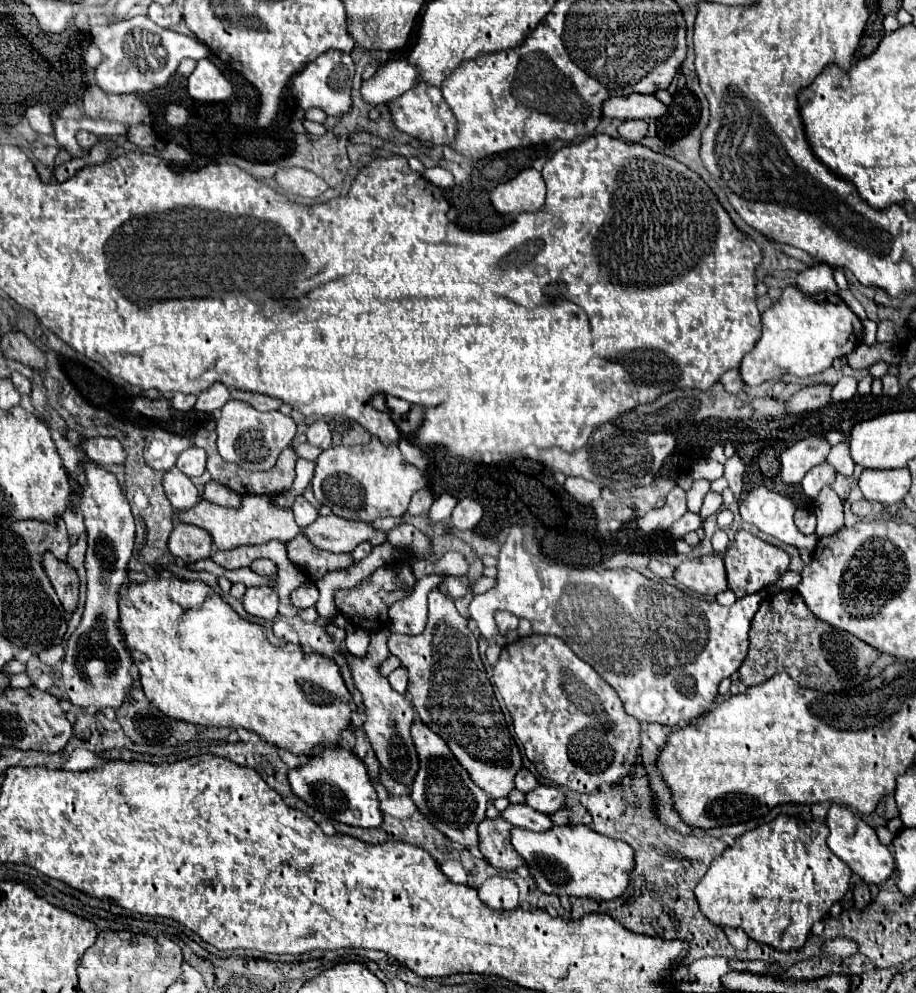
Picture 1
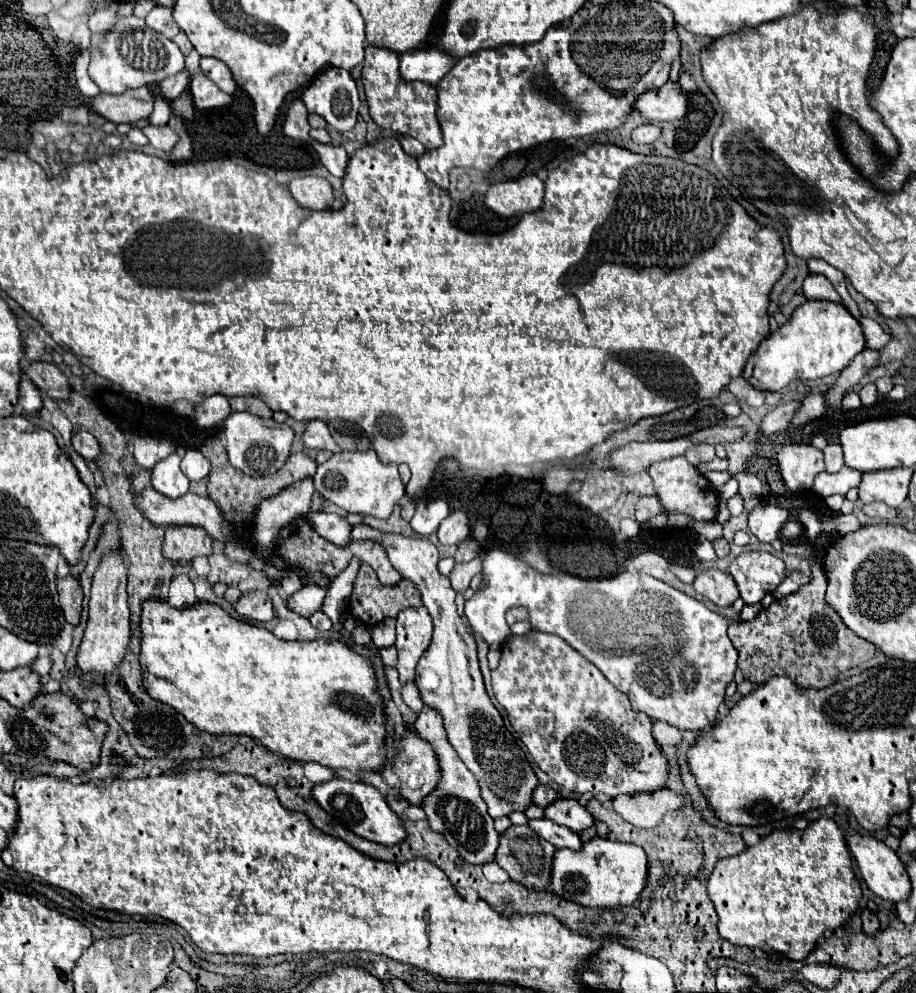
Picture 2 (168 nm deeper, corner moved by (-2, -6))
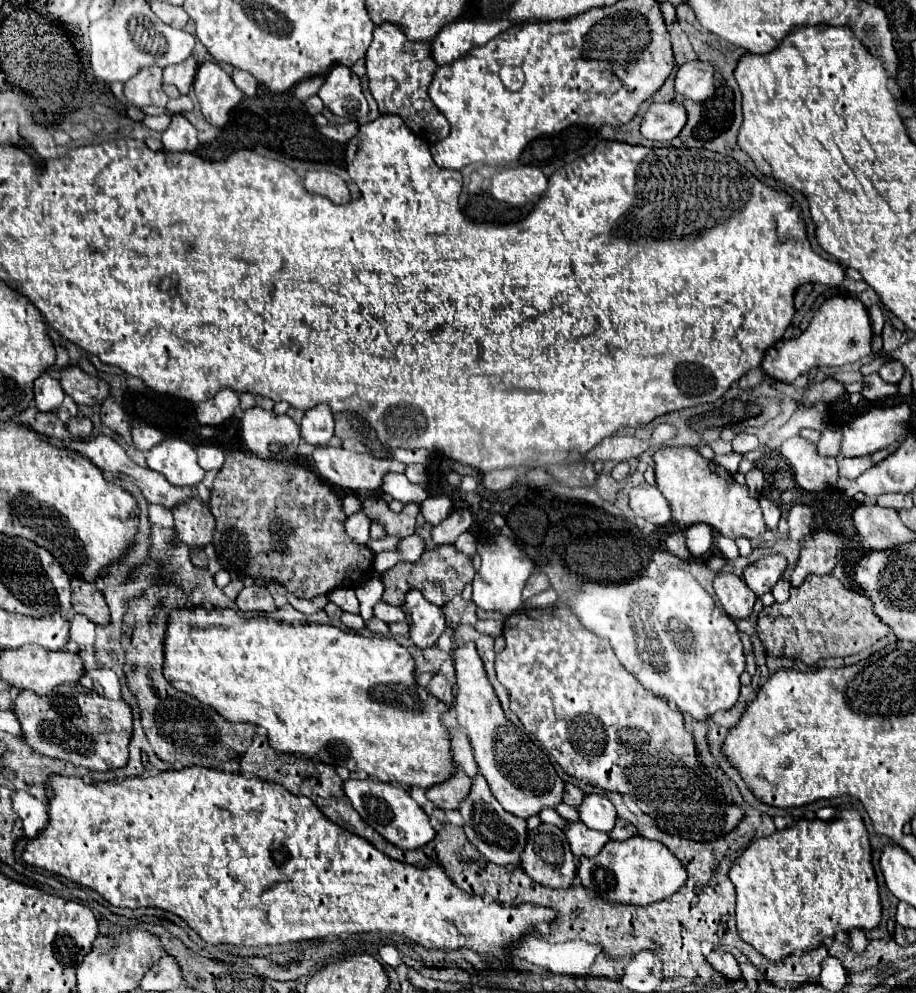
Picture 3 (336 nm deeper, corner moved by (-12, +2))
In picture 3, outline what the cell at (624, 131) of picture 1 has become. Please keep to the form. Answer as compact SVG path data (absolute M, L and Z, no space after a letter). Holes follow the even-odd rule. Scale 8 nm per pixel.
M675 102L651 104L643 116L641 134L647 140L669 142L681 132L685 122L687 122L687 114L685 114L683 106L679 106Z

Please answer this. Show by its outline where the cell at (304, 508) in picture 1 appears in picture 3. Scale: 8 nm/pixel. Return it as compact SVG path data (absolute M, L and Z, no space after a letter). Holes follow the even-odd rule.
M355 512L355 514L347 516L347 520L345 520L345 532L357 544L367 544L369 526L371 526L371 520L367 518L365 512Z

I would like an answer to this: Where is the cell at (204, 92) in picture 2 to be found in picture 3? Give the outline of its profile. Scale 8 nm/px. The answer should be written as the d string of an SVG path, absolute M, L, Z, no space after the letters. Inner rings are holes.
M213 60L201 62L193 88L203 116L219 128L225 126L225 122L229 120L229 112L243 98L243 92L233 84L231 76Z

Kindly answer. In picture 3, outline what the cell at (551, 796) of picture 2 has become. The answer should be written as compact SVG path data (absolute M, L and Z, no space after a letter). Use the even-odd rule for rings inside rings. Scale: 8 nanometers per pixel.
M565 784L565 796L563 802L569 806L579 806L583 800L583 792L575 784Z

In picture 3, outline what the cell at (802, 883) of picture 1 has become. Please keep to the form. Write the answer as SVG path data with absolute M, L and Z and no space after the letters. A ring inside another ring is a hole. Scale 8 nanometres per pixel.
M841 810L833 820L799 820L781 832L755 840L729 870L737 890L737 932L769 960L781 960L795 950L815 950L825 938L851 928L875 928L881 922L879 890L869 866L869 836L857 810Z

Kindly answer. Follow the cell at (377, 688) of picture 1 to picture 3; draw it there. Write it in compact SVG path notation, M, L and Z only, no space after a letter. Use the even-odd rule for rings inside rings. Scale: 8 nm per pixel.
M457 766L455 776L445 780L445 784L433 784L433 788L425 790L425 796L443 810L455 810L459 802L467 796L471 786L471 778Z

